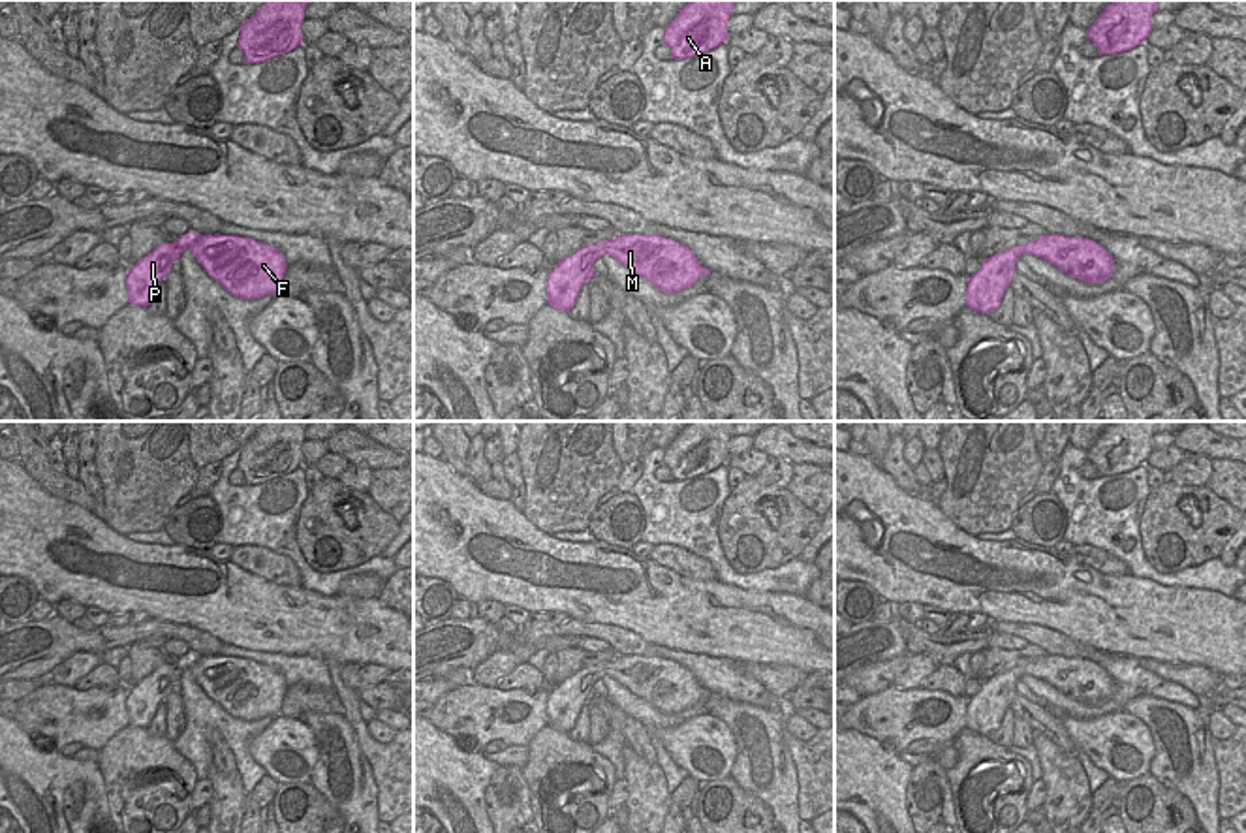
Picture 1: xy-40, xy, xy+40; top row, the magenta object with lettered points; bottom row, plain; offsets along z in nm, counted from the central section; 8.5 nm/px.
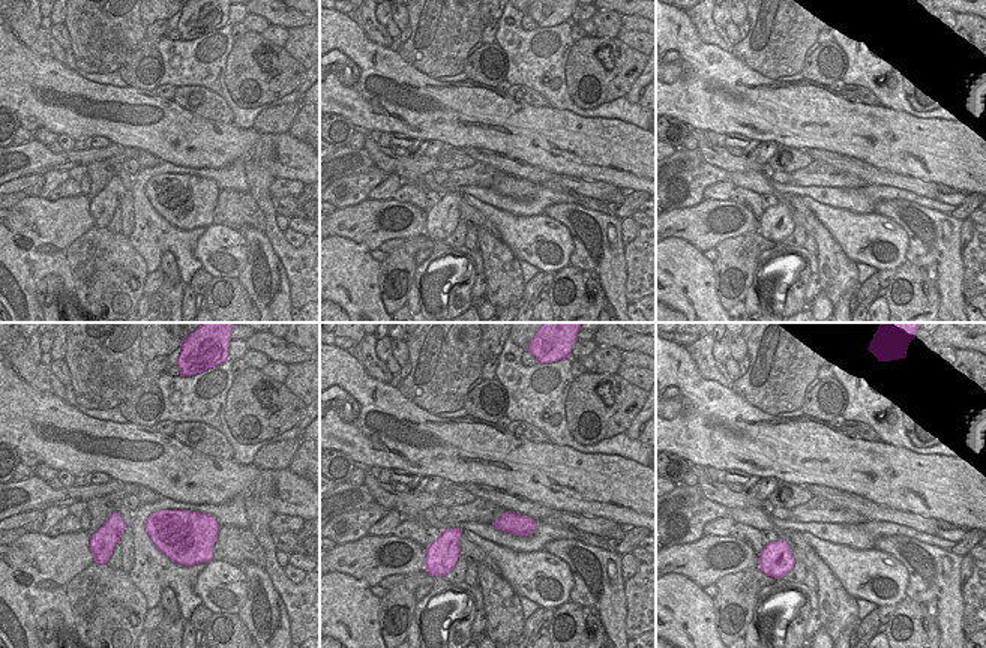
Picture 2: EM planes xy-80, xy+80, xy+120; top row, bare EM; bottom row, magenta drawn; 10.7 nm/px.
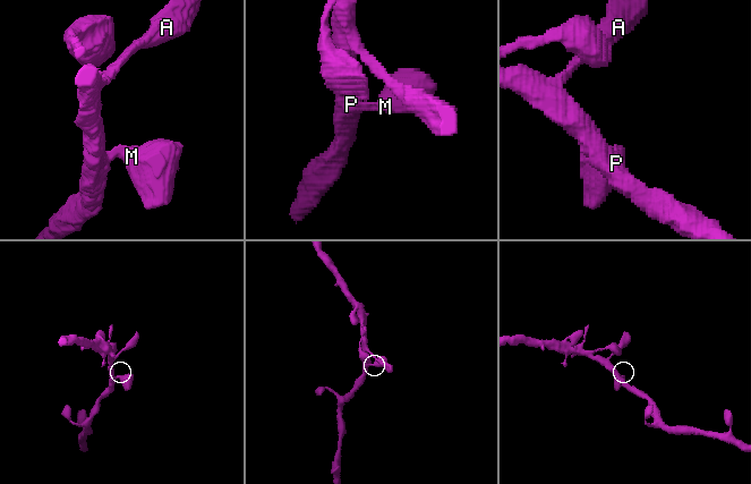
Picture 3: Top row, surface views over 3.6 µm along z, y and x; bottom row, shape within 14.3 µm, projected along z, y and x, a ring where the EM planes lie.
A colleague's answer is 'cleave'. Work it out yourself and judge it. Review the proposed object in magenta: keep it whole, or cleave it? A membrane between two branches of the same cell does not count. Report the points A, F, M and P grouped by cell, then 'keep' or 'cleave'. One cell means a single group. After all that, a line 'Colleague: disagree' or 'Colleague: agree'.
A F M P | keep
Colleague: disagree

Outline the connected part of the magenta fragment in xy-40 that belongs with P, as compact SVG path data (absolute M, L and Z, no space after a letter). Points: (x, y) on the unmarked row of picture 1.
M188 652L173 664L162 664L130 688L128 724L147 730L158 705L171 694L171 684L186 669L192 671L203 692L235 718L254 722L280 715L288 690L280 671L250 658Z

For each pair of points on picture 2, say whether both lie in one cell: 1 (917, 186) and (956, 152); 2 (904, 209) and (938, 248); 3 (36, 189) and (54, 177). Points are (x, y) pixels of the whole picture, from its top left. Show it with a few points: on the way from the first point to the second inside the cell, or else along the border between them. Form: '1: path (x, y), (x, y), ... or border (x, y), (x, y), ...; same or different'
1: border (890, 171), (938, 183); different
2: path (913, 218), (934, 239); same
3: path (41, 188), (50, 180); same

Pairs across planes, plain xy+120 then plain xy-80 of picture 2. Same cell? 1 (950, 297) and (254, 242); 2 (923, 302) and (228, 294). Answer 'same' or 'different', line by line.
1: same
2: same

